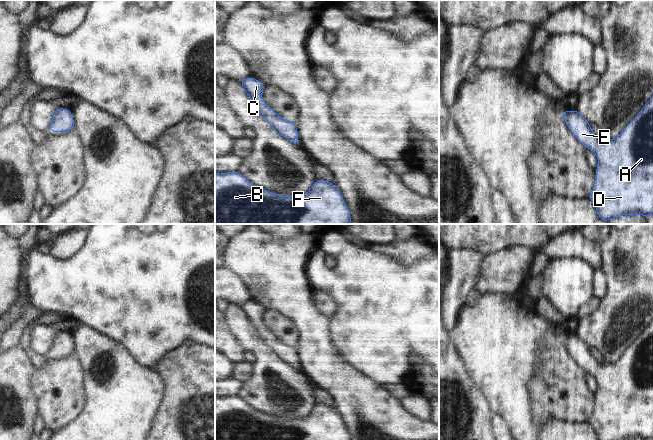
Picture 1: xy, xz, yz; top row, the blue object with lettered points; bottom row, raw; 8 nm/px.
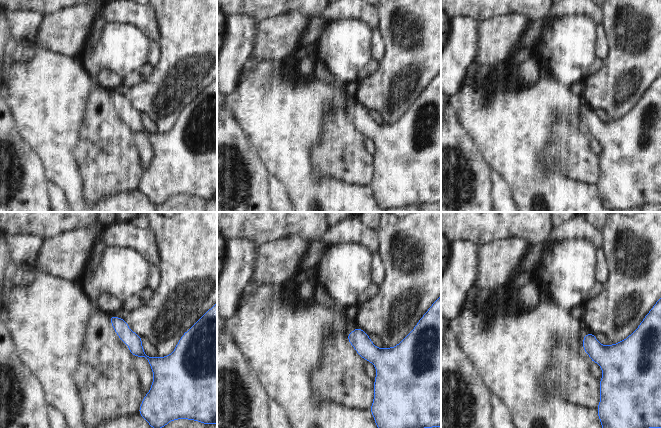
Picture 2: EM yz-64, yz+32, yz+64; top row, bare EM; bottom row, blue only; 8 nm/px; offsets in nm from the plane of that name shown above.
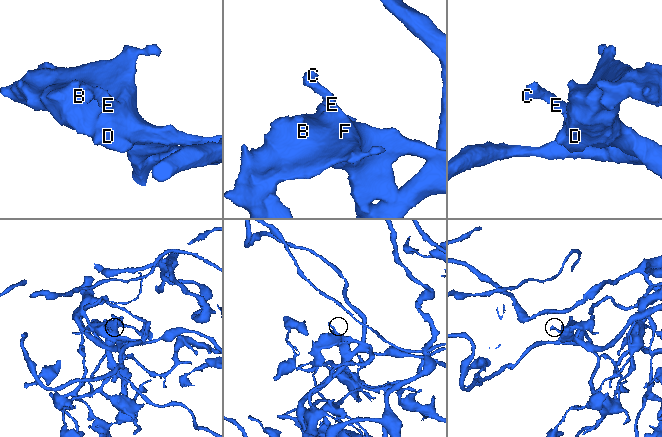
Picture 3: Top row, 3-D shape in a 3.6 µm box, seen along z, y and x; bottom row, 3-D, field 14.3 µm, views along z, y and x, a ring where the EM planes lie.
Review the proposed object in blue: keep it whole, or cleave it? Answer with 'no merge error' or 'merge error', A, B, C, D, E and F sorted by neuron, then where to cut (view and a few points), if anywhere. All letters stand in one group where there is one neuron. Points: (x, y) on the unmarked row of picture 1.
no merge error | A B C D E F | no cut

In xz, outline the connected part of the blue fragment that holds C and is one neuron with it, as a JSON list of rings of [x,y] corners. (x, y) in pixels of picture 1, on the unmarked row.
[[[247,301],[240,306],[241,311],[251,323],[256,335],[260,337],[269,349],[282,361],[287,361],[289,366],[300,369],[295,346],[288,346],[270,333],[262,322],[266,309],[253,301]]]

